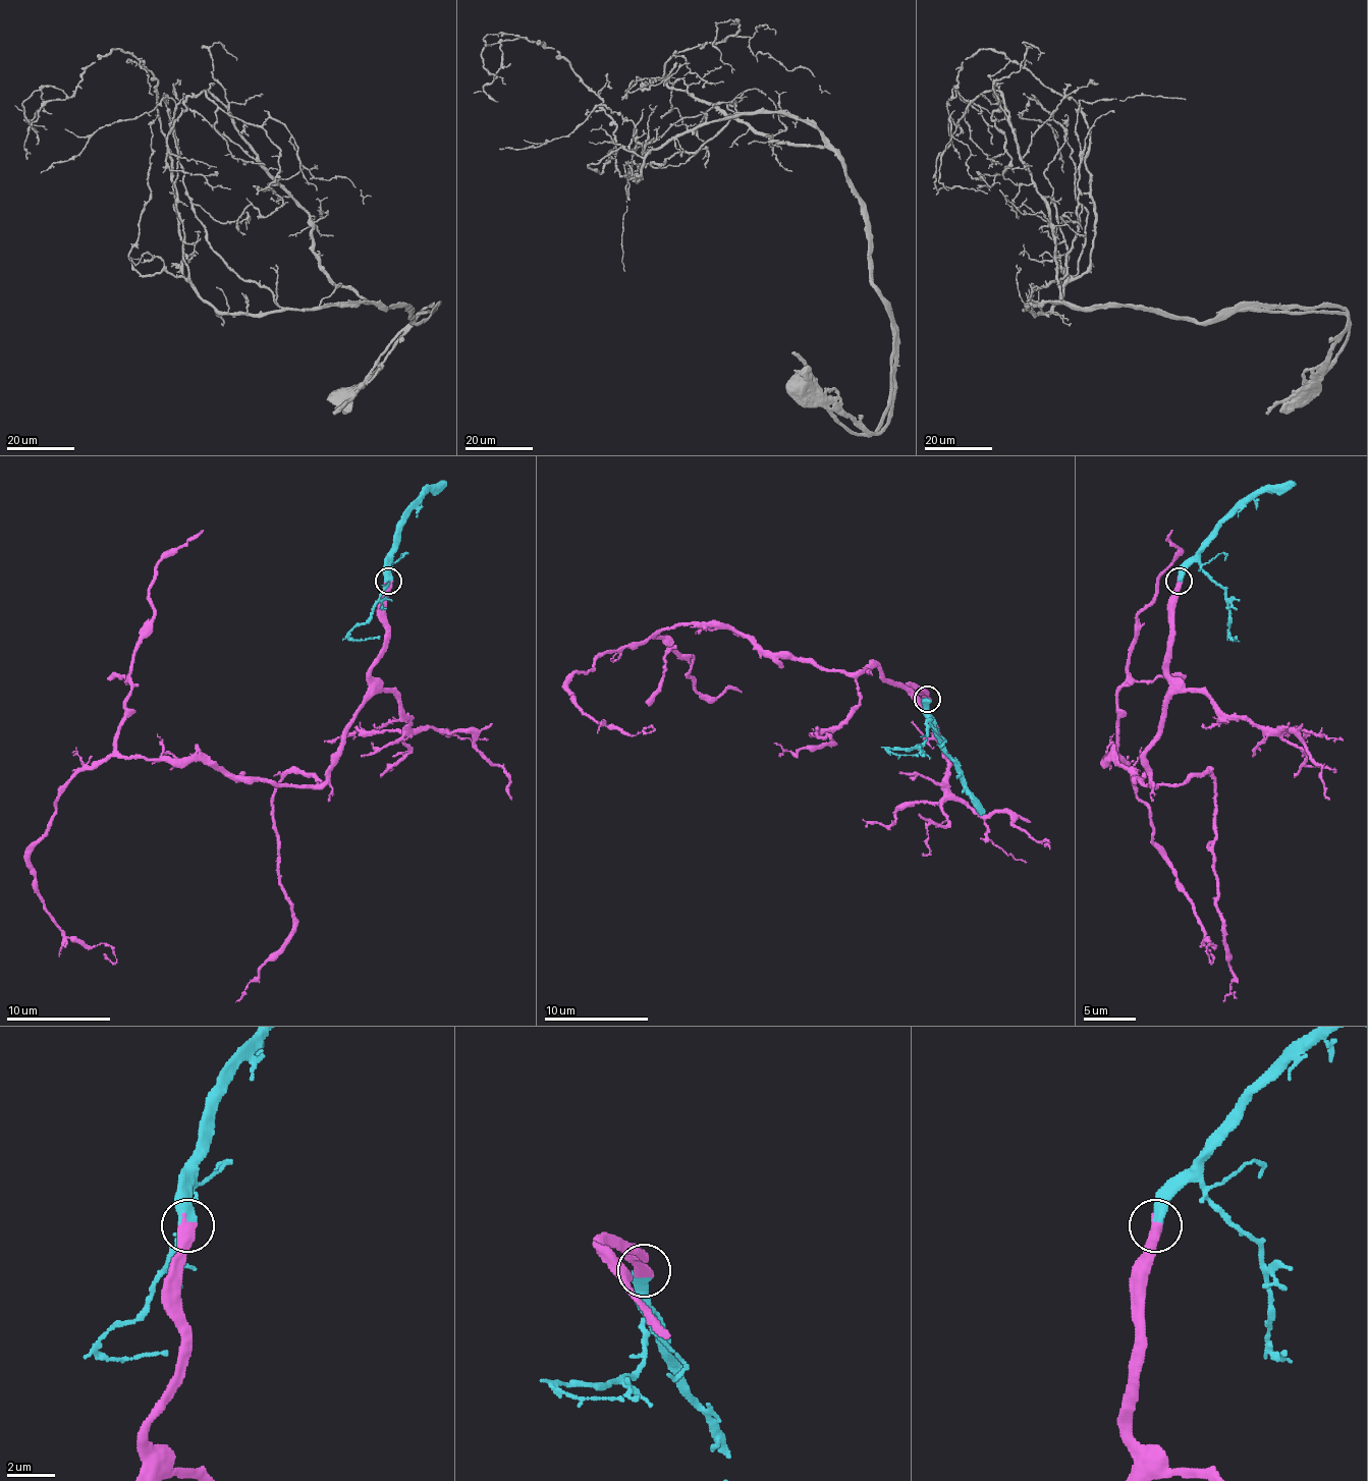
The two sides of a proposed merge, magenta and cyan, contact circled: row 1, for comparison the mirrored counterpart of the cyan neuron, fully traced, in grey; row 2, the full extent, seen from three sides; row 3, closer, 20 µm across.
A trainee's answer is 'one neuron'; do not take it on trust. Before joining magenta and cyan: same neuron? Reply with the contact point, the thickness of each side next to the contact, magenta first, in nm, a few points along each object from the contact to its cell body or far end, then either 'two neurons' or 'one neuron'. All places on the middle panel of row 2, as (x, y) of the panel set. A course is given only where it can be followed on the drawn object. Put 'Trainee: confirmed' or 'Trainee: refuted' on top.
Trainee: confirmed
at (927, 699); 550 nm thick on the magenta side, 500 nm on the other; magenta runs (926, 699), (874, 665), (821, 670), (667, 626), (570, 678), (594, 720), (654, 728), (641, 730); cyan runs (926, 699), (934, 735), (984, 814); one neuron

